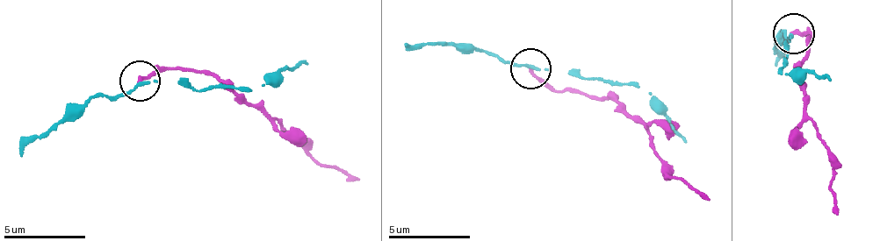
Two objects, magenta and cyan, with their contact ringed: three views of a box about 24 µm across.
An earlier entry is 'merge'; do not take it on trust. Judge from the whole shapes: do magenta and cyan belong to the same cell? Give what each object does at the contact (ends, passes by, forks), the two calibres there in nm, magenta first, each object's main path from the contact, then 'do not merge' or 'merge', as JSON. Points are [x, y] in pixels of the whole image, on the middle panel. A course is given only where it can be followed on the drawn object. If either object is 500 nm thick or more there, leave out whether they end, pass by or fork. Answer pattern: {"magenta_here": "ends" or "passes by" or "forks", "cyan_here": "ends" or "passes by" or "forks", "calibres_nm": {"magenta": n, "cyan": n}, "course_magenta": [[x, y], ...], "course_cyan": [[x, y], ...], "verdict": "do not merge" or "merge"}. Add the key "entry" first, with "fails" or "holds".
{"entry": "fails", "magenta_here": "ends", "cyan_here": "ends", "calibres_nm": {"magenta": 200, "cyan": 200}, "course_magenta": [[530, 67], [555, 90], [622, 102], [642, 122], [667, 175], [710, 199]], "course_cyan": [[530, 67], [578, 69], [585, 76], [637, 84], [688, 141]], "verdict": "do not merge"}

